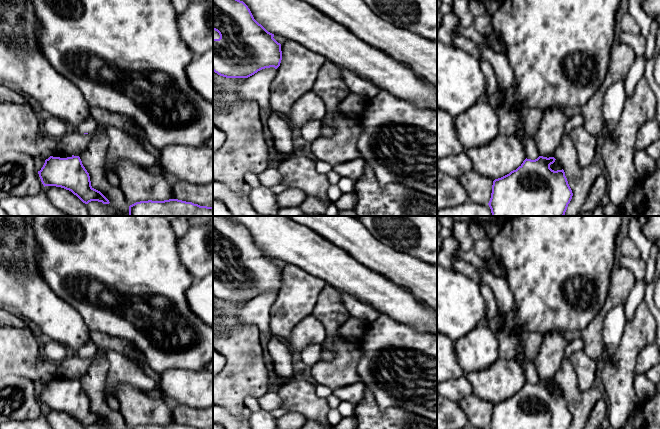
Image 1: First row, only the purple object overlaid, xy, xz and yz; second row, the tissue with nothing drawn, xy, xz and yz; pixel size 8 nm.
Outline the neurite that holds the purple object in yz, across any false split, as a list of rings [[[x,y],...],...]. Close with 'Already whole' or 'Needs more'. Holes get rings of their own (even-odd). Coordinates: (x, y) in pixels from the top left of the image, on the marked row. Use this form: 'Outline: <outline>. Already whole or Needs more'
Outline: [[[539,156],[535,160],[525,159],[523,163],[509,174],[495,179],[492,185],[491,198],[488,203],[492,216],[564,216],[573,193],[568,184],[564,170],[554,171],[550,165],[554,157]]]. Already whole

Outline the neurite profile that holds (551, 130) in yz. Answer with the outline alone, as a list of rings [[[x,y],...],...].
[[[553,107],[543,111],[543,117],[534,137],[540,156],[554,157],[564,136],[565,124],[568,120],[565,107]]]

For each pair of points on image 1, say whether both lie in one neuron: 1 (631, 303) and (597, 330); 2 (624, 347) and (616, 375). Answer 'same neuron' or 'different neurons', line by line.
1: different neurons
2: same neuron

